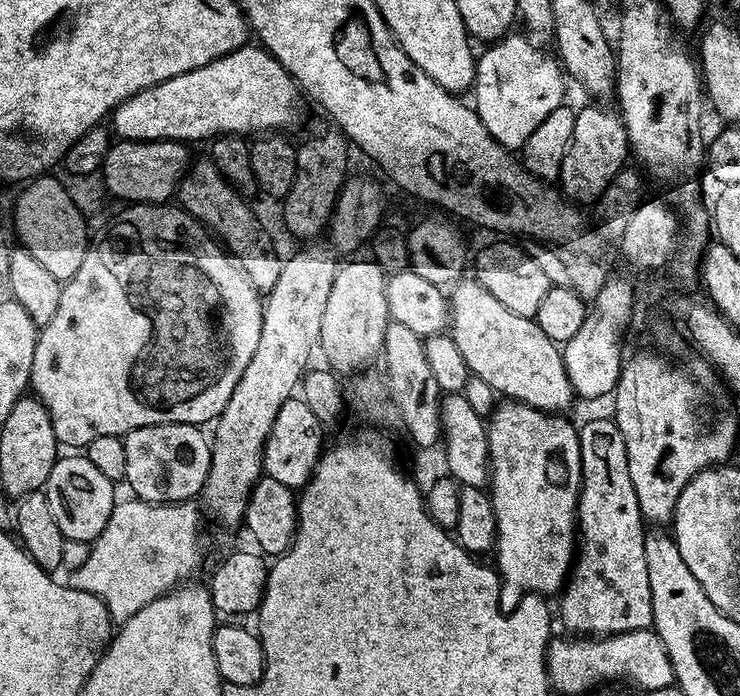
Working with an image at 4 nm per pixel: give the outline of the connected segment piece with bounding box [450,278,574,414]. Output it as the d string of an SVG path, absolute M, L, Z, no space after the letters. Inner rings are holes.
M461 278L451 289L450 335L462 358L466 358L469 373L482 378L494 393L519 404L529 404L533 409L567 413L564 411L574 401L574 393L566 378L561 349L542 334L533 317L506 310L475 278Z

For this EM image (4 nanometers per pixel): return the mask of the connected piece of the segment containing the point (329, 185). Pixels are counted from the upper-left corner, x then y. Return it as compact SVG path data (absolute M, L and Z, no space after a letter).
M320 132L309 140L299 141L296 149L296 173L294 186L290 186L288 195L283 197L284 224L296 236L316 236L329 227L332 210L340 197L340 189L349 175L349 141L343 132Z

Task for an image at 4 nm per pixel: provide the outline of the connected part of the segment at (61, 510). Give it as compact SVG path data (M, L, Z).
M66 454L59 457L50 472L44 491L47 501L50 502L50 510L58 521L65 539L92 543L98 534L105 529L109 521L113 506L116 503L114 497L115 483L104 476L84 454Z

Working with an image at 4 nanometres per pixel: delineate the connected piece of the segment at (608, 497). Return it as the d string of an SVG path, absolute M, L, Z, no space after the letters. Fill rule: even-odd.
M596 416L593 420L588 420L583 425L579 425L578 431L580 433L580 501L576 503L576 522L578 525L578 551L574 556L574 563L570 569L570 575L562 589L562 595L560 600L560 616L558 612L558 620L565 624L569 629L567 630L572 634L579 634L580 636L613 636L614 634L622 634L623 632L633 632L634 630L642 630L643 628L652 628L652 615L654 614L654 606L650 602L650 577L646 574L646 558L644 557L644 533L646 531L646 521L644 515L640 512L638 506L638 494L634 494L634 482L630 482L630 462L626 458L626 442L622 438L622 430L618 430L615 419L609 418L608 420L604 416Z

